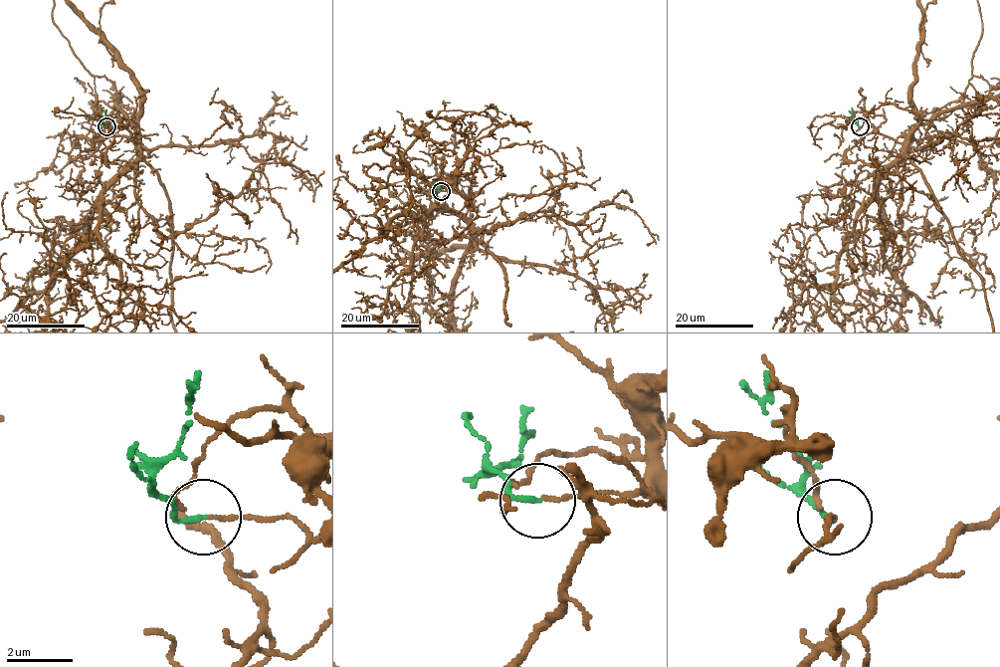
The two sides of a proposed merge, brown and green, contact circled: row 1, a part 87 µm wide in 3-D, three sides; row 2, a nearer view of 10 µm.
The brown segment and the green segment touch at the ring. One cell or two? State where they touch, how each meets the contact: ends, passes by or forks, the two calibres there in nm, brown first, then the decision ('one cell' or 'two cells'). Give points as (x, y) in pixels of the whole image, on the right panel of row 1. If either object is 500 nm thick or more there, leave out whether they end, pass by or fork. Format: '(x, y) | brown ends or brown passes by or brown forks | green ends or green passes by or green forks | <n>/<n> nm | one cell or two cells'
(860, 126) | brown ends | green ends | 120/140 nm | two cells

